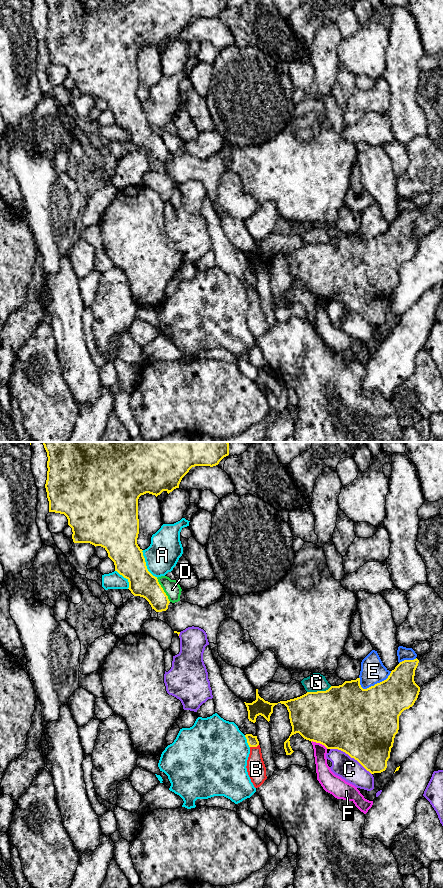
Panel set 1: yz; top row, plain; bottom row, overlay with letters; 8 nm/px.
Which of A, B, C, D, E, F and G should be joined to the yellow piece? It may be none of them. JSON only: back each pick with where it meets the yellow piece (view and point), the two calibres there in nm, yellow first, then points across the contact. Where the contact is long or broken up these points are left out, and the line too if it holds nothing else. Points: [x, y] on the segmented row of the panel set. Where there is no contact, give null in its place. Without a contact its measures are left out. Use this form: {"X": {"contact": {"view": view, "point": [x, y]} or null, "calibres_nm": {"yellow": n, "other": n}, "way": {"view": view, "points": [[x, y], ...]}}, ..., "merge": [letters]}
{"B": {"contact": {"view": "yz", "point": [254, 746]}, "calibres_nm": {"yellow": 90, "other": 150}, "way": {"view": "yz", "points": [[252, 741], [254, 746], [256, 769]]}}, "merge": ["B"]}

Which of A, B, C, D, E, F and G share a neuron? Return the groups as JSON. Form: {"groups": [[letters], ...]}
{"groups": [["A"], ["B"], ["C"], ["D"], ["E"], ["F"], ["G"]]}

